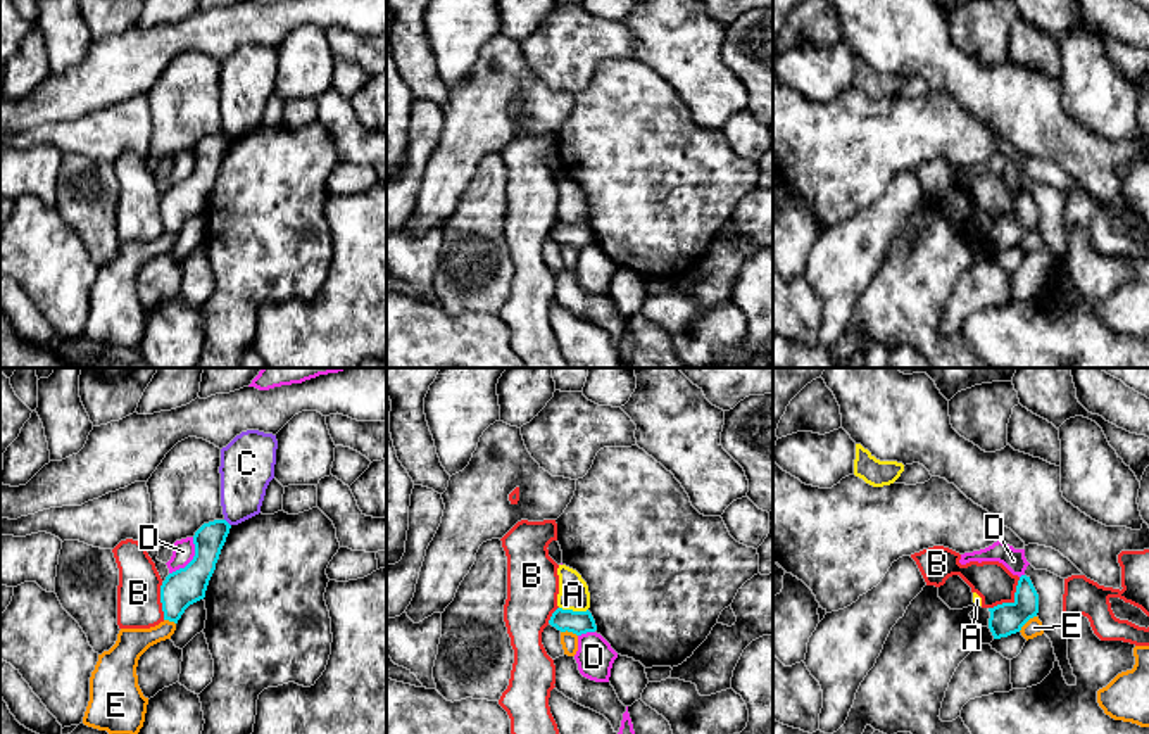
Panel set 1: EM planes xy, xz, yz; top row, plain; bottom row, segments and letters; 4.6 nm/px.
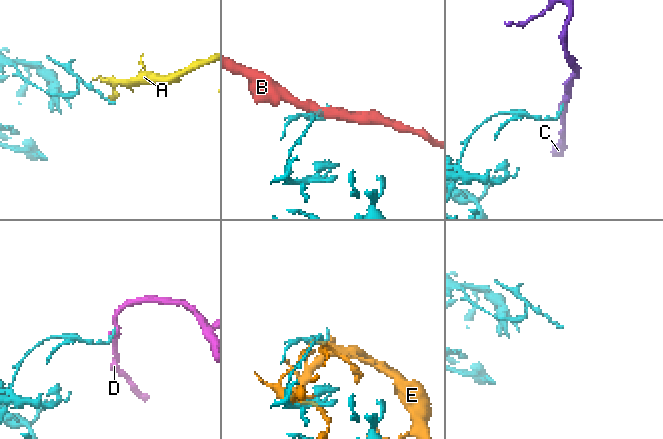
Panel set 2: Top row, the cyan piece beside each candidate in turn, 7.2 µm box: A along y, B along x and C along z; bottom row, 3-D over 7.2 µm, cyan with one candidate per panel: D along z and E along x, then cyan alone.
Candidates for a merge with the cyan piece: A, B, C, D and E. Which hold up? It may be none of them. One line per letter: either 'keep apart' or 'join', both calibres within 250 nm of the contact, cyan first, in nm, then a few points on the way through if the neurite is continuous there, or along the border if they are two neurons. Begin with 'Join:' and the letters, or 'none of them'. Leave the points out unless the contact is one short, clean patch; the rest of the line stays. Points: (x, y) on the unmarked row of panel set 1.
Join: none of them
A: keep apart | 110/140 nm
B: keep apart | 150/180 nm
C: keep apart | 140/240 nm | along xy (225, 132), (230, 139)
D: keep apart | 170/110 nm | along xy (194, 151), (194, 170), (169, 187)
E: keep apart | 150/80 nm

